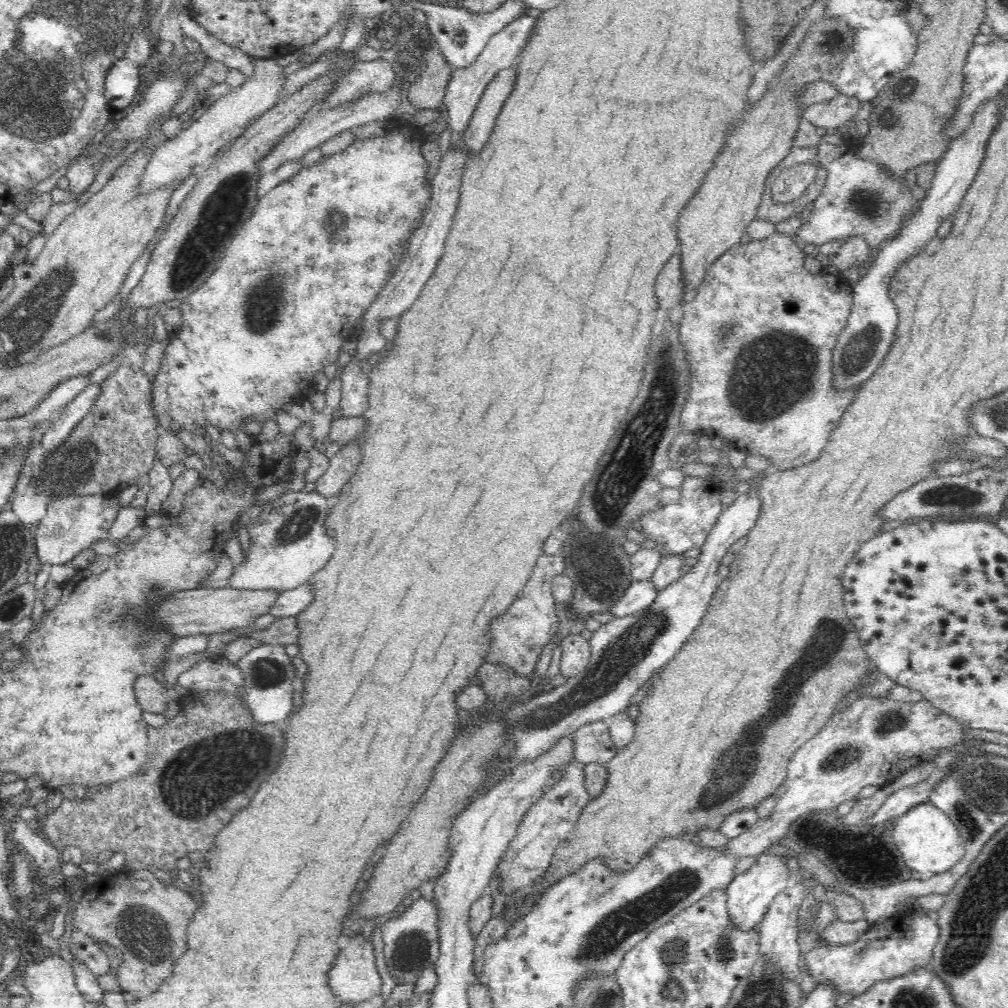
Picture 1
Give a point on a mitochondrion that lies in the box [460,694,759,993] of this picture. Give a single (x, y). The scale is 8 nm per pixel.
(615, 928)

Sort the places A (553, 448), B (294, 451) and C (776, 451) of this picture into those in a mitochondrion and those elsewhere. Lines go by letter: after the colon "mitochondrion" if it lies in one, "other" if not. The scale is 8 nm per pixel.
A: other
B: other
C: other

